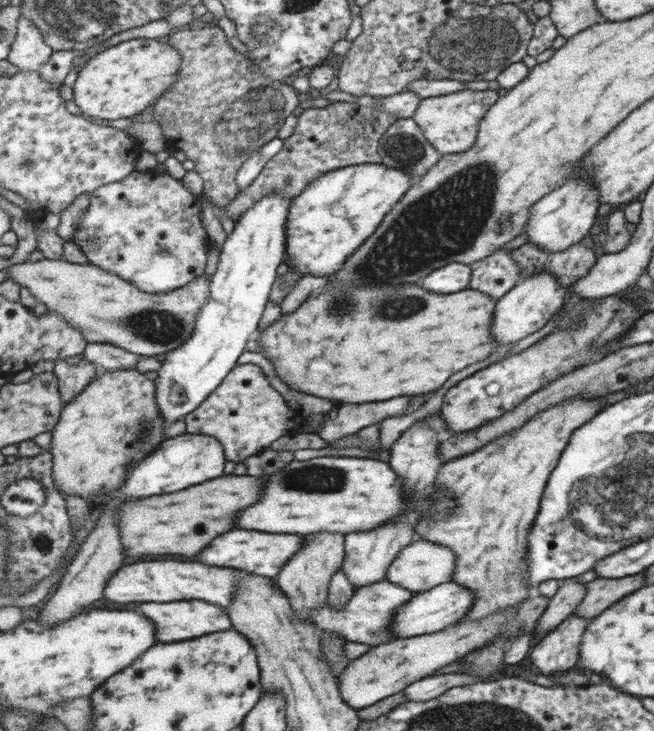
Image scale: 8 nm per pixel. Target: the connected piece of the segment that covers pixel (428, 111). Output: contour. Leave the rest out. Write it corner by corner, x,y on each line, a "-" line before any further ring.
495,87
483,91
461,89
443,96
430,96
419,101
410,116
423,137
440,156
467,151
478,140
478,124
490,106
498,99

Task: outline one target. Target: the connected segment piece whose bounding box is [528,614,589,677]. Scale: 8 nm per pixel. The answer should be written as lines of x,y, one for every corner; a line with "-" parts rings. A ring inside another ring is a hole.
571,614
545,637
534,641
528,658
537,673
548,677
558,671
570,670
578,662
582,636
588,623
589,620

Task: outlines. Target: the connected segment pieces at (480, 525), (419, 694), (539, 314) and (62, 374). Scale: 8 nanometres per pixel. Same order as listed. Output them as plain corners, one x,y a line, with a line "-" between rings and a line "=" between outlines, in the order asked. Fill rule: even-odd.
575,398
575,400
567,400
567,404
563,402
555,404
554,407
539,412
537,416
523,423
517,430
490,440
485,446
470,452
469,455
448,460
438,471
431,491
449,490
457,506
453,508
451,516
442,516
441,524
430,520
428,516
419,517
419,521
414,523
414,531
423,540
443,544
455,553
457,563
449,581
463,585
474,596
474,603
462,622
487,619
492,614
521,607
521,602
525,602
527,579
529,579
529,576
526,576
526,568
529,567
529,564
526,564
527,550
529,550
527,536
529,536
528,530
539,508
543,487
553,467
557,466
570,436
598,415
599,408
605,408
603,398
587,400
=
443,674
443,676
427,676
409,684
401,692
401,696
405,696
405,701
411,702
425,702
433,698
437,698
439,694
443,694
447,690
455,686
471,685
479,683
480,680
467,676
467,674
=
535,274
517,282
495,303
495,324
491,334
501,344
515,343
532,332
539,330
565,302
570,285
564,287
551,274
-
509,340
509,342
507,342
=
82,359
76,365
69,365
65,360
57,360
54,373
61,384
63,404
69,404
76,396
79,396
92,378
97,376
102,369
87,359

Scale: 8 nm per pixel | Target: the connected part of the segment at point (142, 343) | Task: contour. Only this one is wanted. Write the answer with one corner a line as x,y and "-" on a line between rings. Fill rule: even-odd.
43,258
31,262
25,262
7,269
9,277
15,279
21,286
27,287
36,299
47,305
50,311
58,312
64,316
75,328
78,328
89,343
103,342
120,346
133,354
155,357
165,356
174,348
181,346
194,331
194,322
198,312
202,310
210,298
210,278
199,276
185,286
168,293
150,293
142,291
138,286
131,284
117,274
103,271
103,268
89,264
71,264
61,260
49,260

